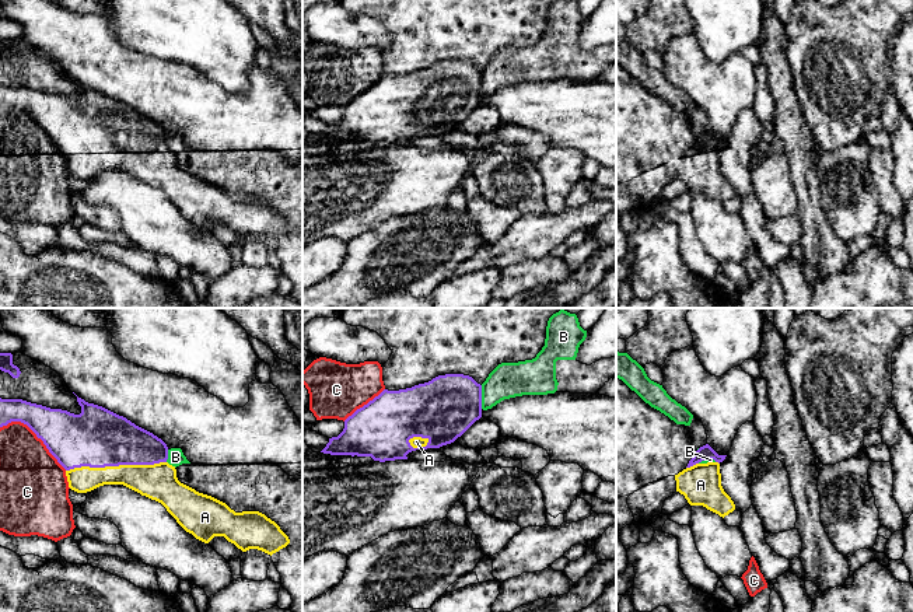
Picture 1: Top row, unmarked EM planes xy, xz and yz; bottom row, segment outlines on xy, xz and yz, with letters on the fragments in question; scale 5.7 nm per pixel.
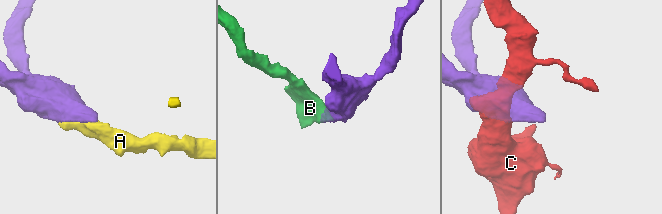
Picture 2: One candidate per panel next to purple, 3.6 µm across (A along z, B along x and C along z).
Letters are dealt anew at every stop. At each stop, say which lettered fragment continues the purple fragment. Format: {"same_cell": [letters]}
{"same_cell": ["A"]}

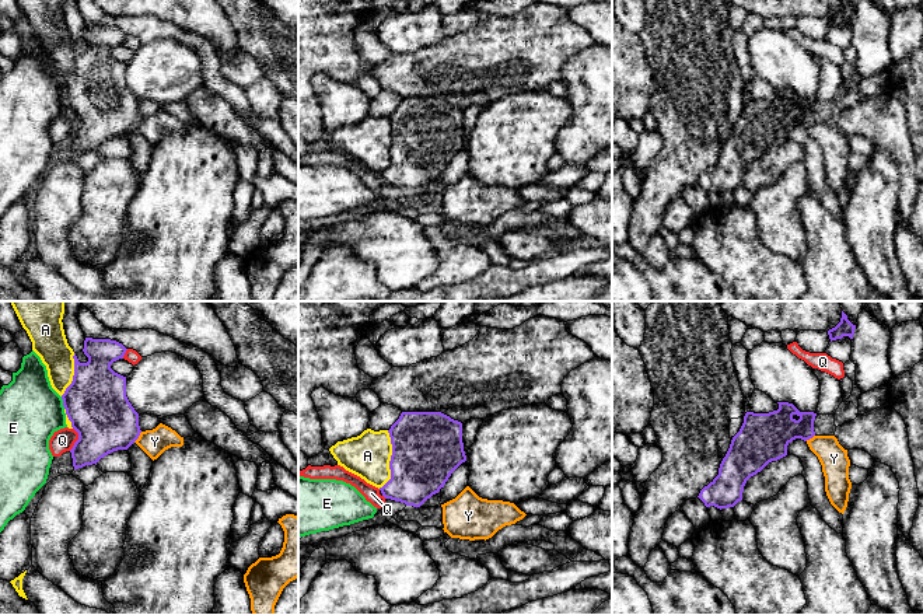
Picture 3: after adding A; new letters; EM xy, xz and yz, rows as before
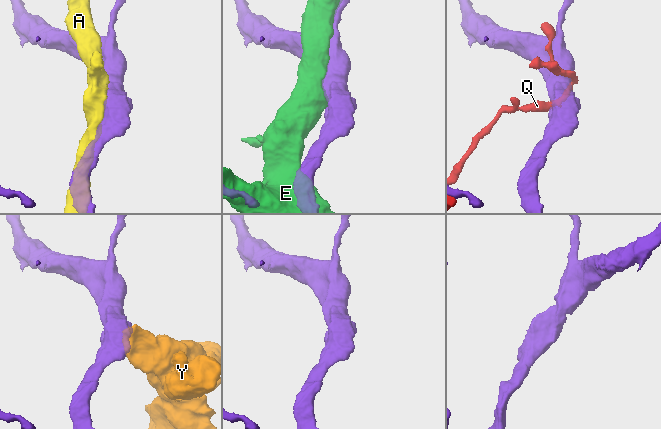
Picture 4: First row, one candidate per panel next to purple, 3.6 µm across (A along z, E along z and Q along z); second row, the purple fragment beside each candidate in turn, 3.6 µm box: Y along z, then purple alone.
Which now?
{"same_cell": []}

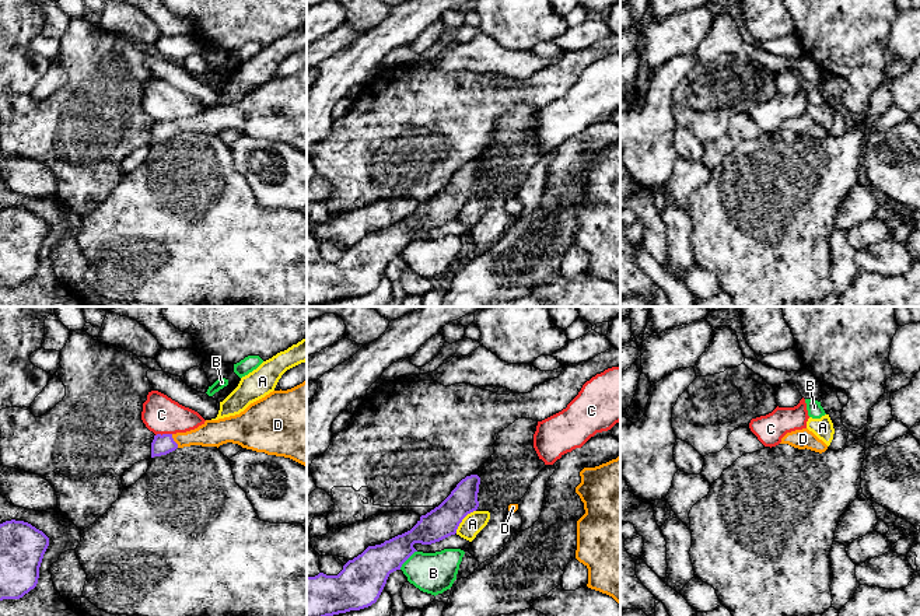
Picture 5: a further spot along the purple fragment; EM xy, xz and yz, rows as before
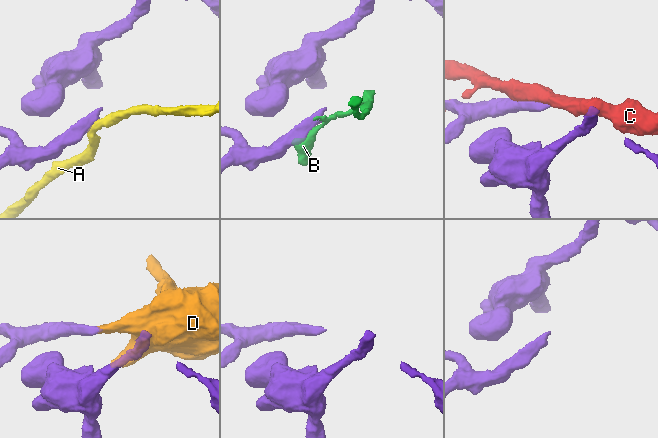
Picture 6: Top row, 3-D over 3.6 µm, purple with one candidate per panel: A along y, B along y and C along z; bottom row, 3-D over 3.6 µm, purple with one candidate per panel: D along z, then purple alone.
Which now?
{"same_cell": ["D"]}

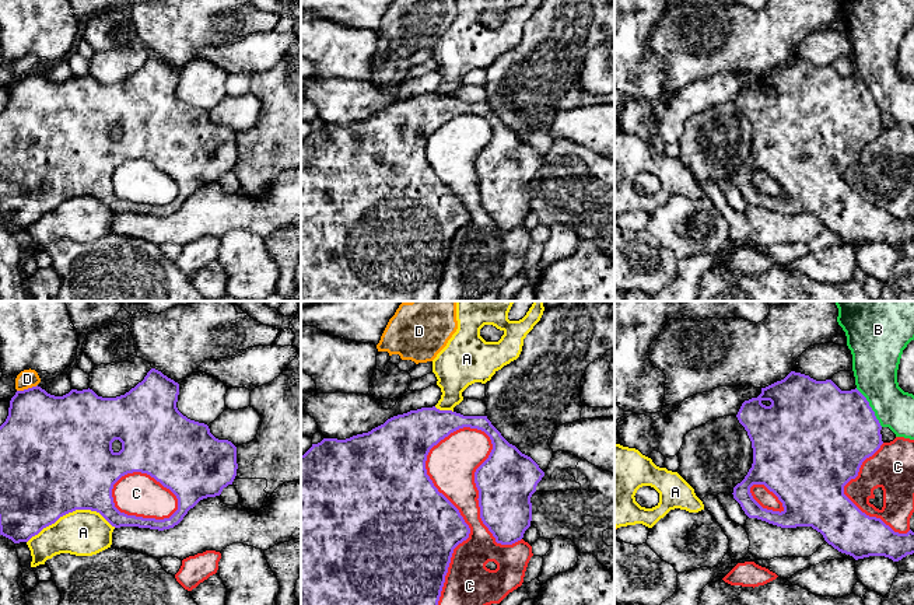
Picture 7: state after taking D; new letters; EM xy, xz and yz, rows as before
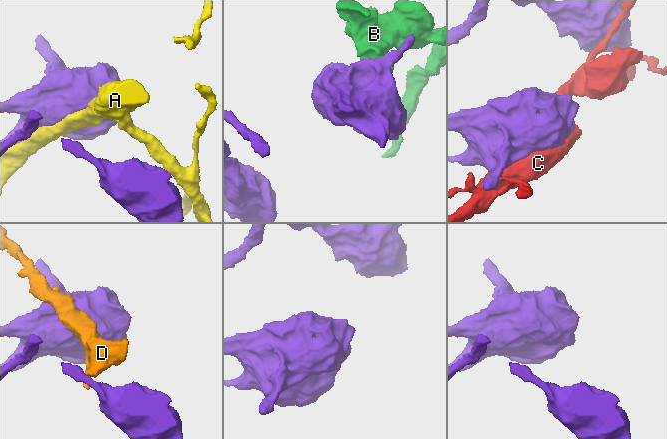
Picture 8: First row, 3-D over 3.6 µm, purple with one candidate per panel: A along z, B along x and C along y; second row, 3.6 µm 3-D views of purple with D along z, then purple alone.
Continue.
{"same_cell": []}

